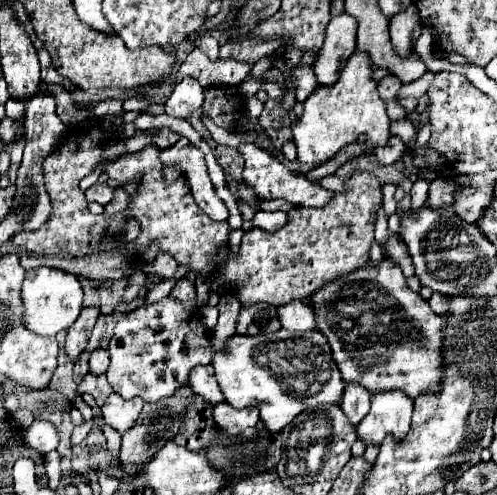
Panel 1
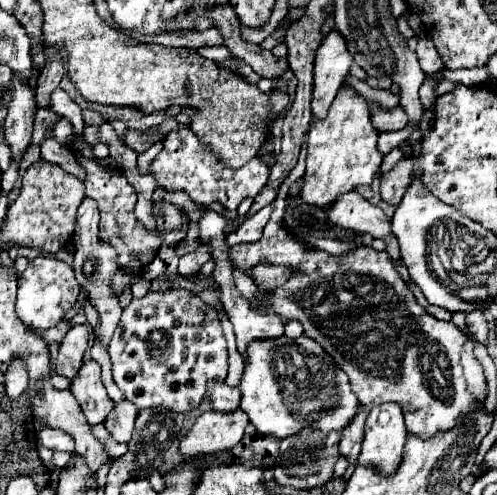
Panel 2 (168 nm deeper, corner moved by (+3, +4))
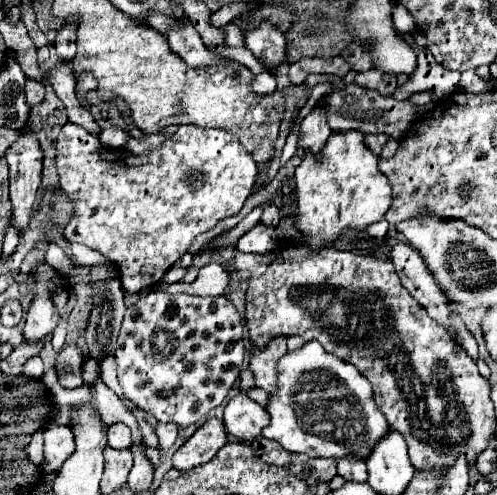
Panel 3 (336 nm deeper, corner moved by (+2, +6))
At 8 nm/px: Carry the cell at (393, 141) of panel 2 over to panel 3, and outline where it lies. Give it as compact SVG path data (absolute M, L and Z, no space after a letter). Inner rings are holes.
M364 134L364 144L366 144L376 156L380 156L380 150L382 150L382 146L386 144L386 140L388 140L386 134Z

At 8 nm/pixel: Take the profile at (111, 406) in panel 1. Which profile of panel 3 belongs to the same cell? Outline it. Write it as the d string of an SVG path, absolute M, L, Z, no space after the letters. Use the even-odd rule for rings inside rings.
M112 424L108 428L108 446L116 450L130 448L132 438L130 438L130 428L126 424Z

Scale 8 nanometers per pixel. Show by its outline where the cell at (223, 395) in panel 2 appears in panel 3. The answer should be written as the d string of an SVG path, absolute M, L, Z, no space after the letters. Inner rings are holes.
M230 400L224 408L226 432L244 442L256 440L268 422L270 416L266 416L266 410L254 400Z

